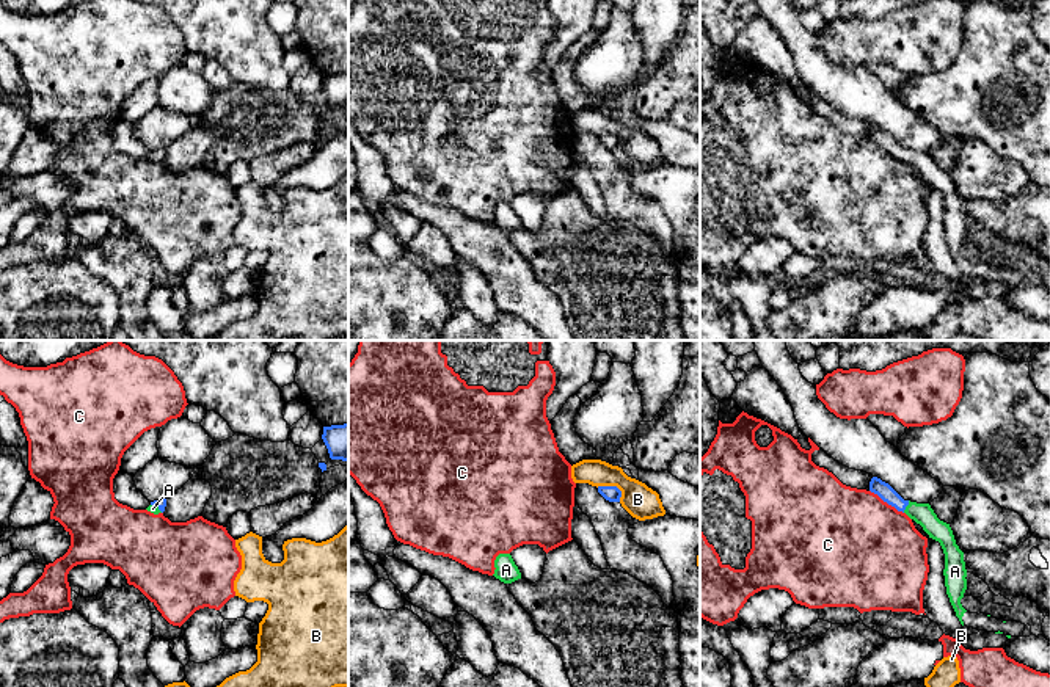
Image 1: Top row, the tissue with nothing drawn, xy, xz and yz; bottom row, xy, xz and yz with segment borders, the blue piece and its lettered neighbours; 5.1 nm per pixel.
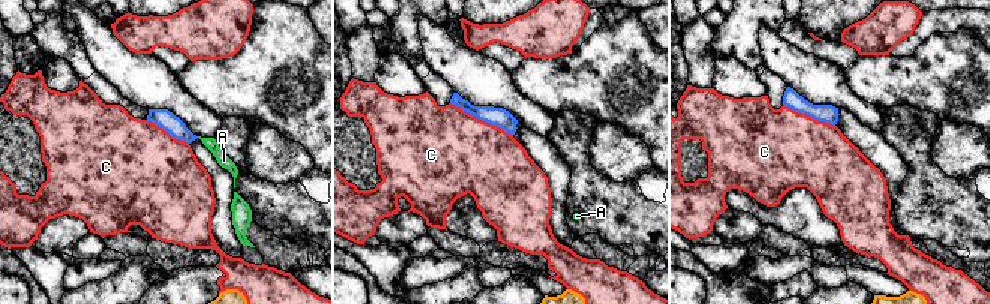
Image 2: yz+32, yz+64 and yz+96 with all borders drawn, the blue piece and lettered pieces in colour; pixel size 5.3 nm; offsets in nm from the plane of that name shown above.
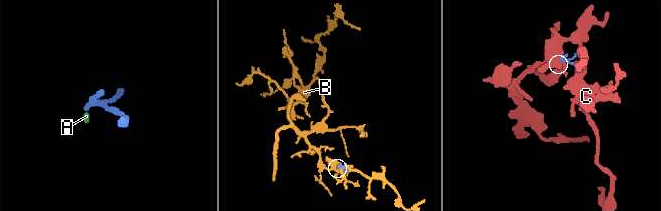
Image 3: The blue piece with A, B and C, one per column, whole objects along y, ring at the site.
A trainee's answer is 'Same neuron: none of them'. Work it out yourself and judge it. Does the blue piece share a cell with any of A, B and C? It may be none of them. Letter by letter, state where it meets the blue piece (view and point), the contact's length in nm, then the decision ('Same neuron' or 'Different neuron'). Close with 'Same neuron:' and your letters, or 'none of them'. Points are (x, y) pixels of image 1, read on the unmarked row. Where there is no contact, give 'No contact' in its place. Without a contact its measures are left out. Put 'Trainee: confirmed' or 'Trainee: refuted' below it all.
A: Touches blue at yz (906, 154). Shared border 70 nm. Same neuron
B: Touches blue at xz (614, 135). Shared border 150 nm. Different neuron
C: Touches blue at yz (887, 151). Shared border 220 nm. Different neuron
Same neuron: A
Trainee: refuted

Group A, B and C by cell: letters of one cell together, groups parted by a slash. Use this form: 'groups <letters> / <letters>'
groups A / B / C

